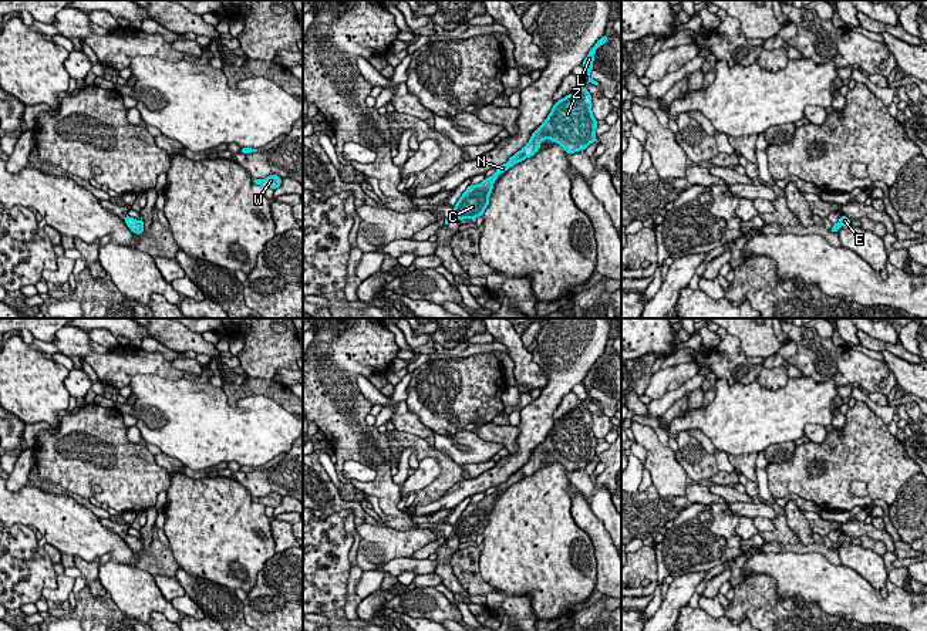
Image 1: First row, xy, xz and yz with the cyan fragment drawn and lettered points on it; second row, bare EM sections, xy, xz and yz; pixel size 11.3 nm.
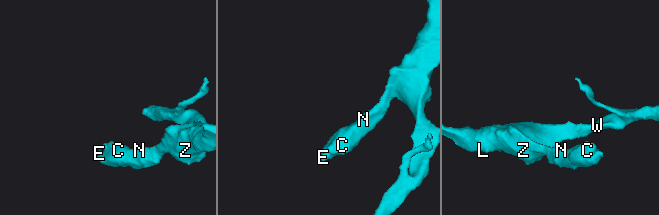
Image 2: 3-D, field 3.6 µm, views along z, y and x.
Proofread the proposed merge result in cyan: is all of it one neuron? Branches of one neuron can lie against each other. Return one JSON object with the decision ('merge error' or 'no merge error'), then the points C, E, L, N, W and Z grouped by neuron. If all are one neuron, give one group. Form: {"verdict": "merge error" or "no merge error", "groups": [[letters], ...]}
{"verdict": "no merge error", "groups": [["C", "E", "L", "N", "W", "Z"]]}

